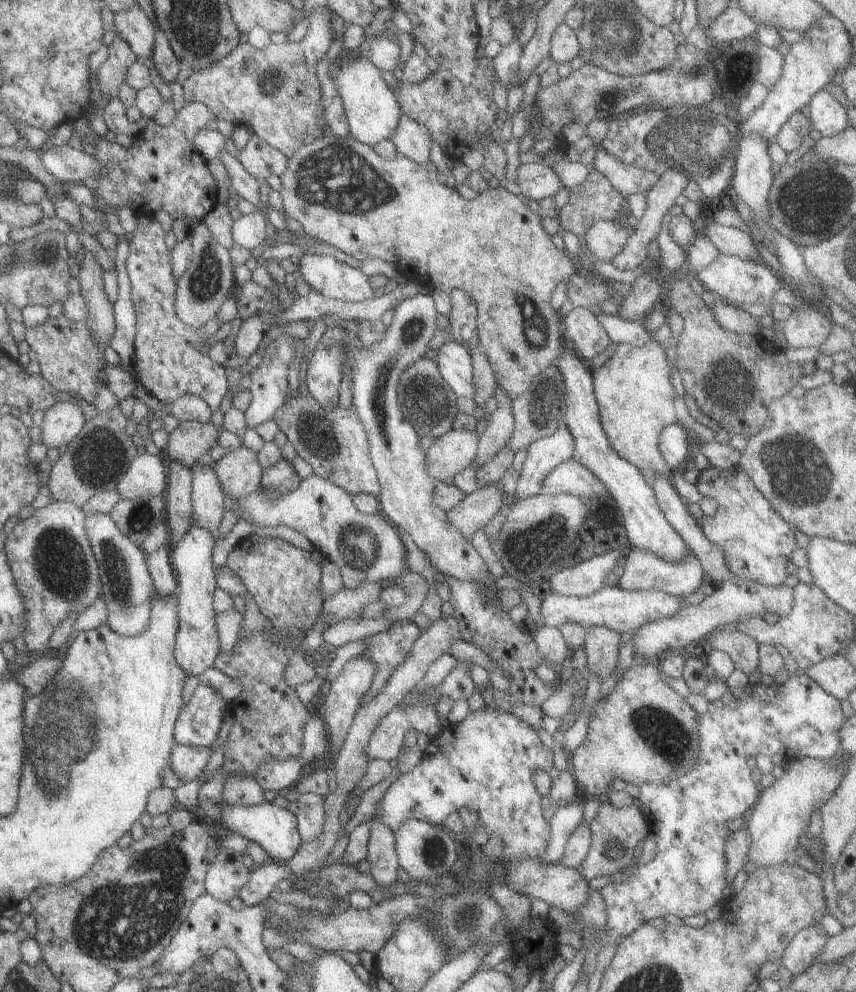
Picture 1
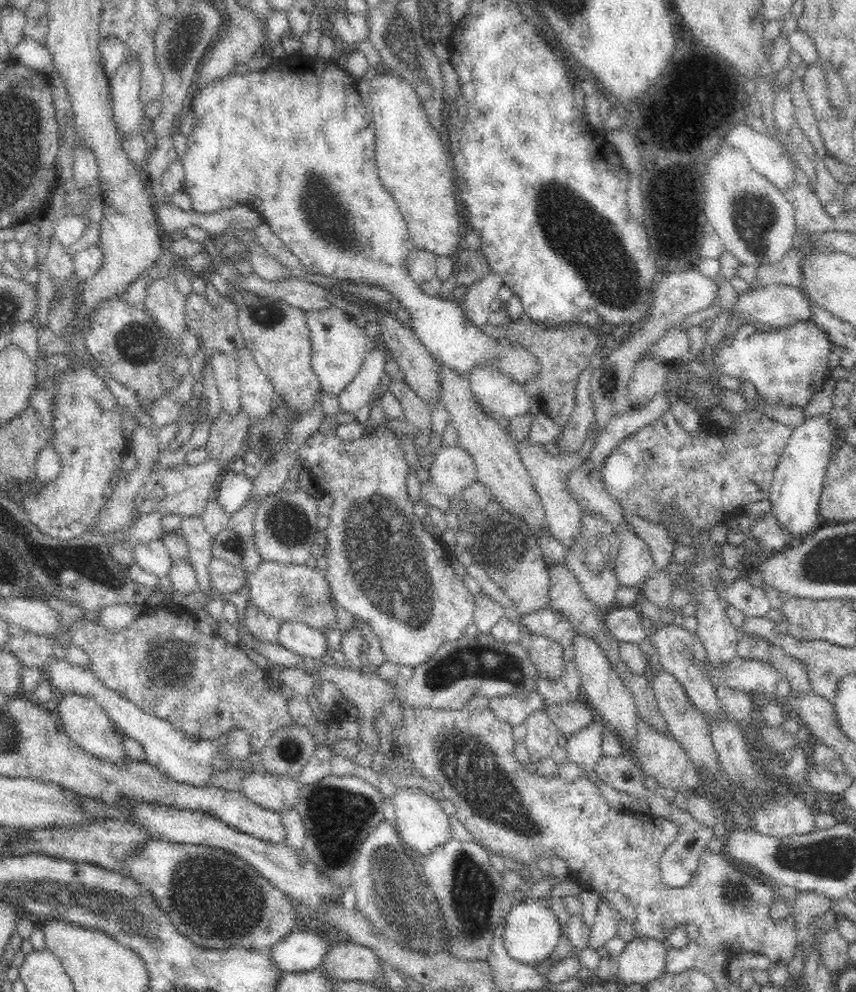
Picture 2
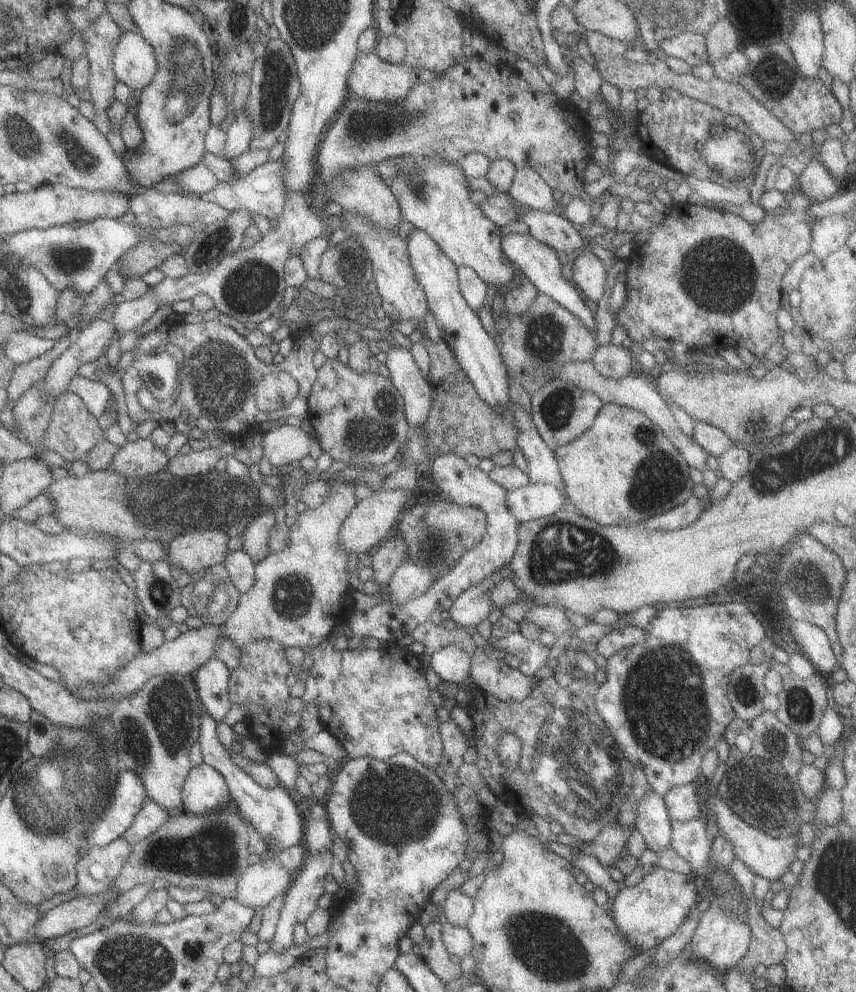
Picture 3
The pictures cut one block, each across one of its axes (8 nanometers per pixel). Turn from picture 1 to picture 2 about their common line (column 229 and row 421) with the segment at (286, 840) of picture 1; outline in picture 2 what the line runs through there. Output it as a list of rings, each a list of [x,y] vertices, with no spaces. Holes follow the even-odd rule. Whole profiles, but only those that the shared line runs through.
[[[821,415],[805,421],[793,429],[781,460],[774,472],[769,490],[771,514],[778,524],[794,536],[794,542],[808,536],[818,528],[820,516],[818,506],[832,450],[836,437],[830,426],[830,416]]]

